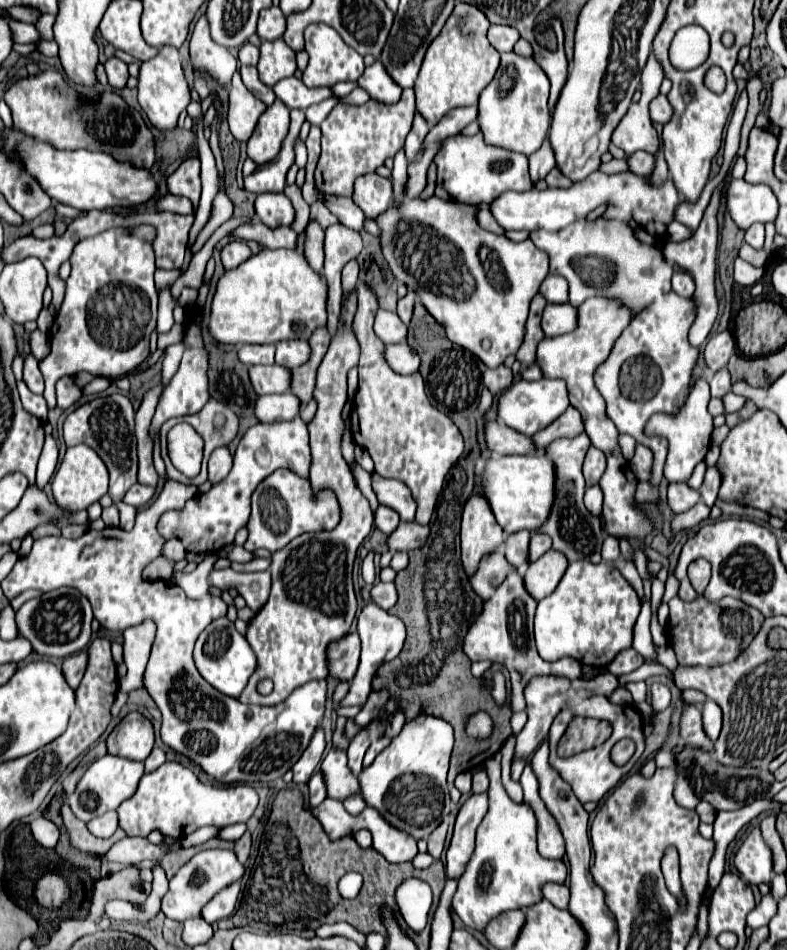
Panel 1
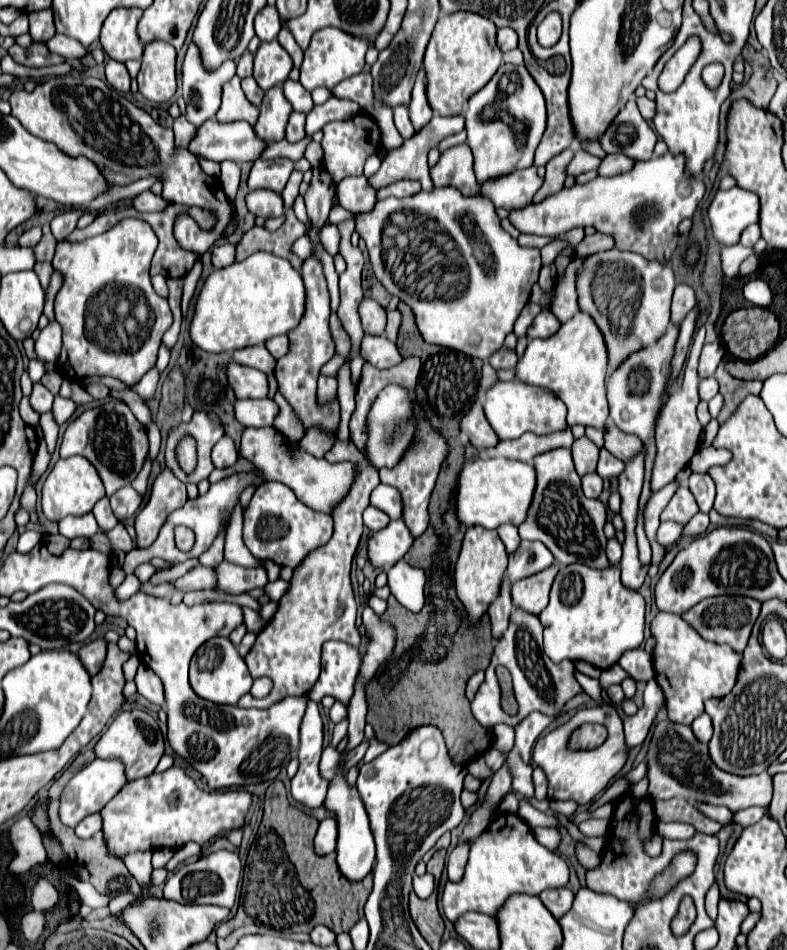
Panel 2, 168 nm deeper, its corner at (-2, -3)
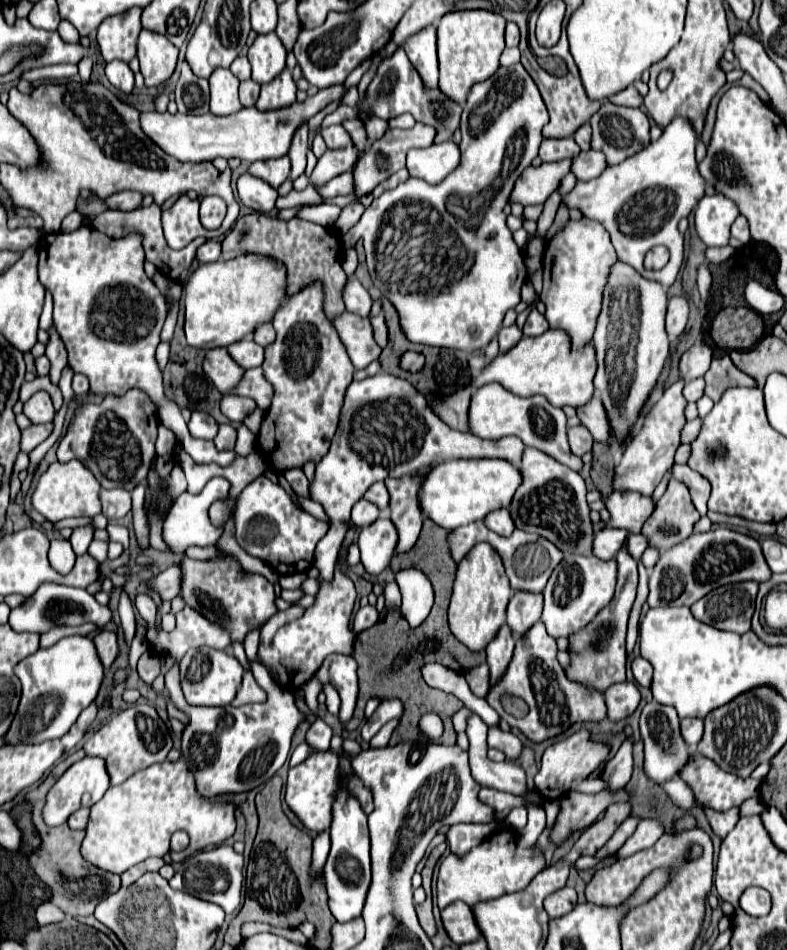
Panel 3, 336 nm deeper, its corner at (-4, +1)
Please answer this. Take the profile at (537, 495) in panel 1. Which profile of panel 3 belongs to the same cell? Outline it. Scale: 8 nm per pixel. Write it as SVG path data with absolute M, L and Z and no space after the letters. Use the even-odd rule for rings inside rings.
M479 458L479 460L447 460L437 464L425 478L421 490L421 510L443 528L459 528L475 520L485 520L487 514L509 508L517 488L521 486L521 470L509 460Z

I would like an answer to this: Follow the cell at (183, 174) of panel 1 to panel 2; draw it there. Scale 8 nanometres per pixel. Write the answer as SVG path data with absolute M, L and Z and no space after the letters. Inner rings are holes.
M59 76L39 84L33 92L17 90L9 96L11 114L41 140L53 142L61 152L71 158L85 156L97 164L107 184L131 184L135 180L155 176L163 184L163 198L185 206L201 206L217 212L219 222L213 230L203 230L197 222L179 214L175 218L175 240L185 244L185 250L205 254L217 240L223 238L225 228L235 220L235 204L221 190L221 182L215 176L207 176L193 154L183 148L175 148L173 130L159 126L145 110L129 102L123 92L107 86L99 78L87 76Z

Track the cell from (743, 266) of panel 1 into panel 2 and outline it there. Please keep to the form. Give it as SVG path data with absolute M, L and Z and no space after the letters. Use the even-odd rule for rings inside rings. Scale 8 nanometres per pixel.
M741 244L723 248L723 250L721 250L721 268L723 268L723 274L729 276L729 278L735 278L735 276L739 274L739 264L741 264L749 254L753 254L753 250L751 250L751 248L745 248L745 246L741 246Z

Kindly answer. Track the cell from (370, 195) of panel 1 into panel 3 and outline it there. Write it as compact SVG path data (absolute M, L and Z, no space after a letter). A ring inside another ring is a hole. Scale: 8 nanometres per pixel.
M343 172L335 176L329 184L317 190L323 198L335 198L335 196L349 196L355 192L355 182L353 182L353 172Z

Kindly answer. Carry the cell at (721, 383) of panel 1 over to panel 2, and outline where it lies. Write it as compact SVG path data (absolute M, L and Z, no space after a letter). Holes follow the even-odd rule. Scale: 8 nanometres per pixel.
M713 376L699 382L699 398L701 398L701 400L707 402L707 400L711 400L717 392L719 392L719 384L717 384L717 380L715 380Z

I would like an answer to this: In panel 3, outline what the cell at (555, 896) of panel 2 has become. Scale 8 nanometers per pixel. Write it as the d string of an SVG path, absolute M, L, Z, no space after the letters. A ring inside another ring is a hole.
M565 886L545 898L545 910L547 910L549 918L559 918L559 916L571 912L575 908L575 904L577 904L577 892L569 886Z

